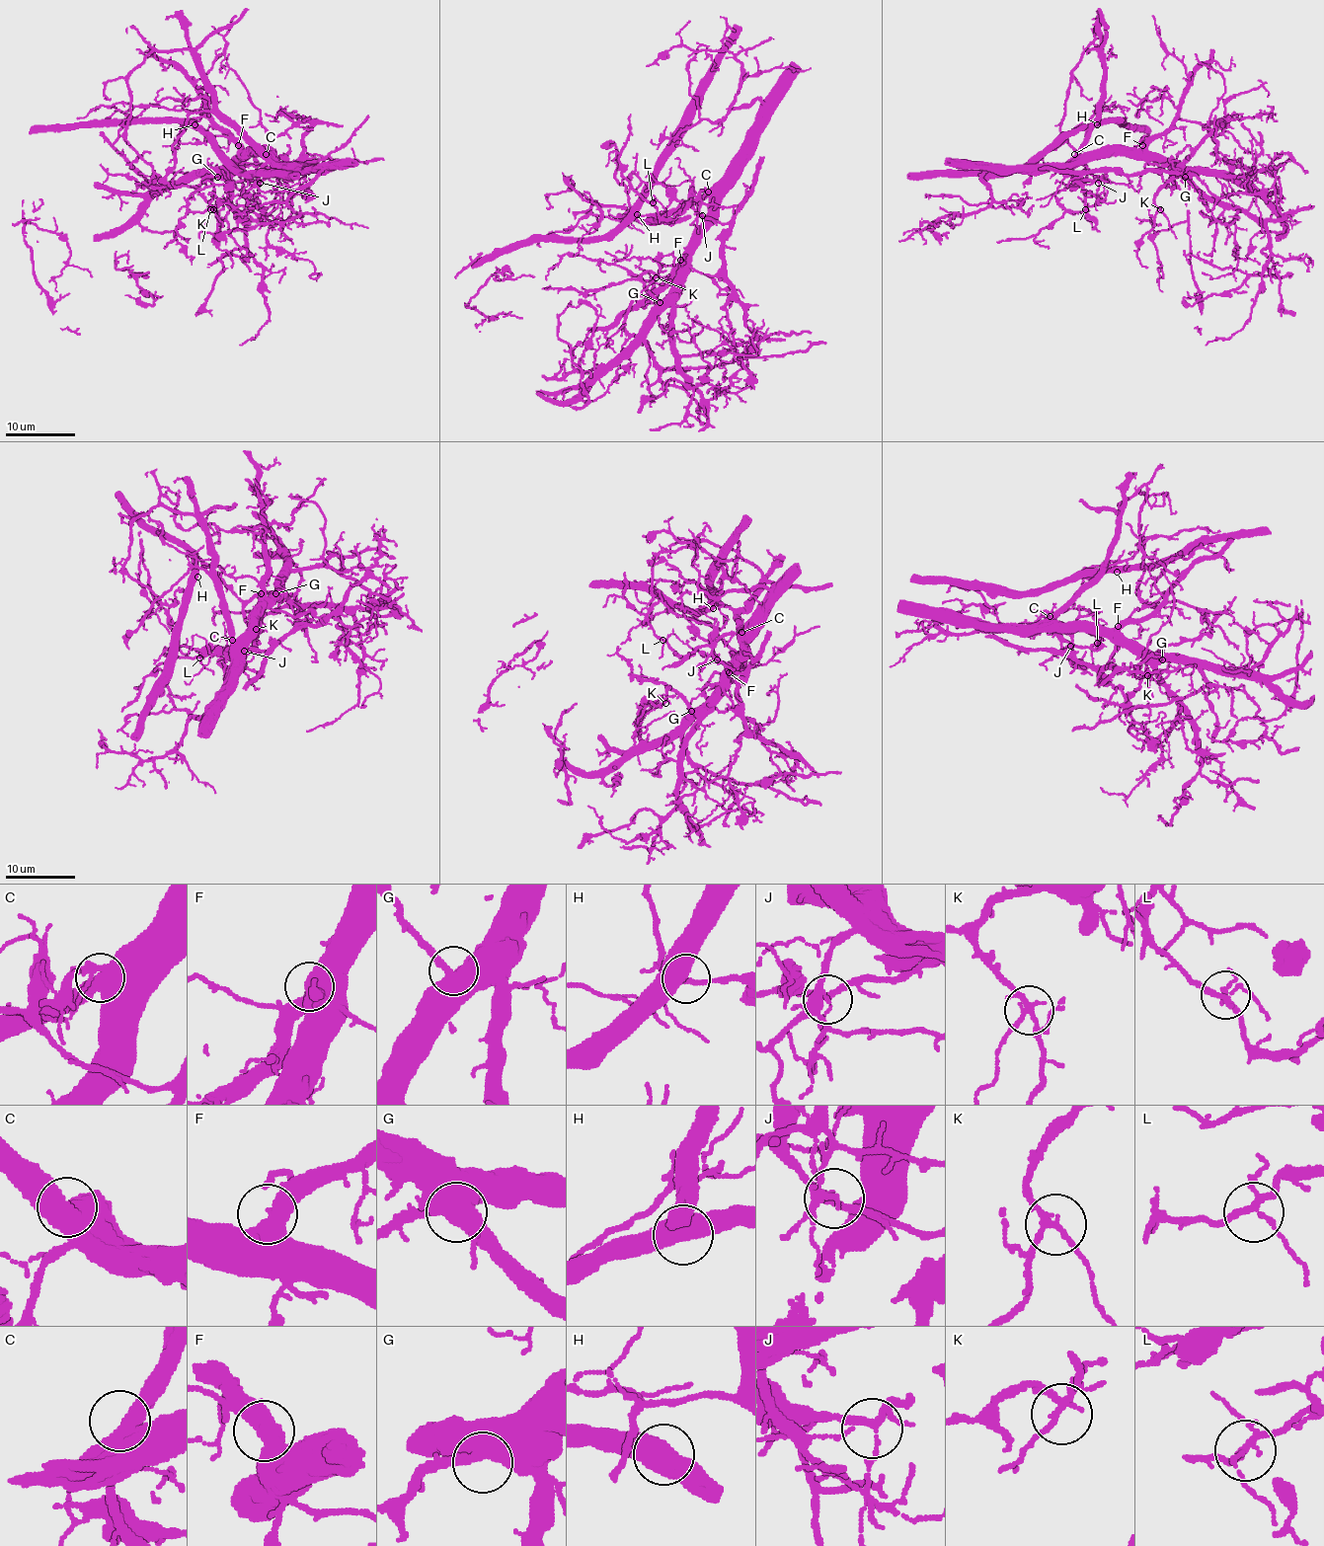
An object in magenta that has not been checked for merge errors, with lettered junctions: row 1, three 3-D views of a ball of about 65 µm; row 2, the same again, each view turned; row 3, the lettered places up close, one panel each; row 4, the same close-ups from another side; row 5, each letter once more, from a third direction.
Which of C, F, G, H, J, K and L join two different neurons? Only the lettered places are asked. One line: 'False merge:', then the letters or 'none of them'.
False merge: J

